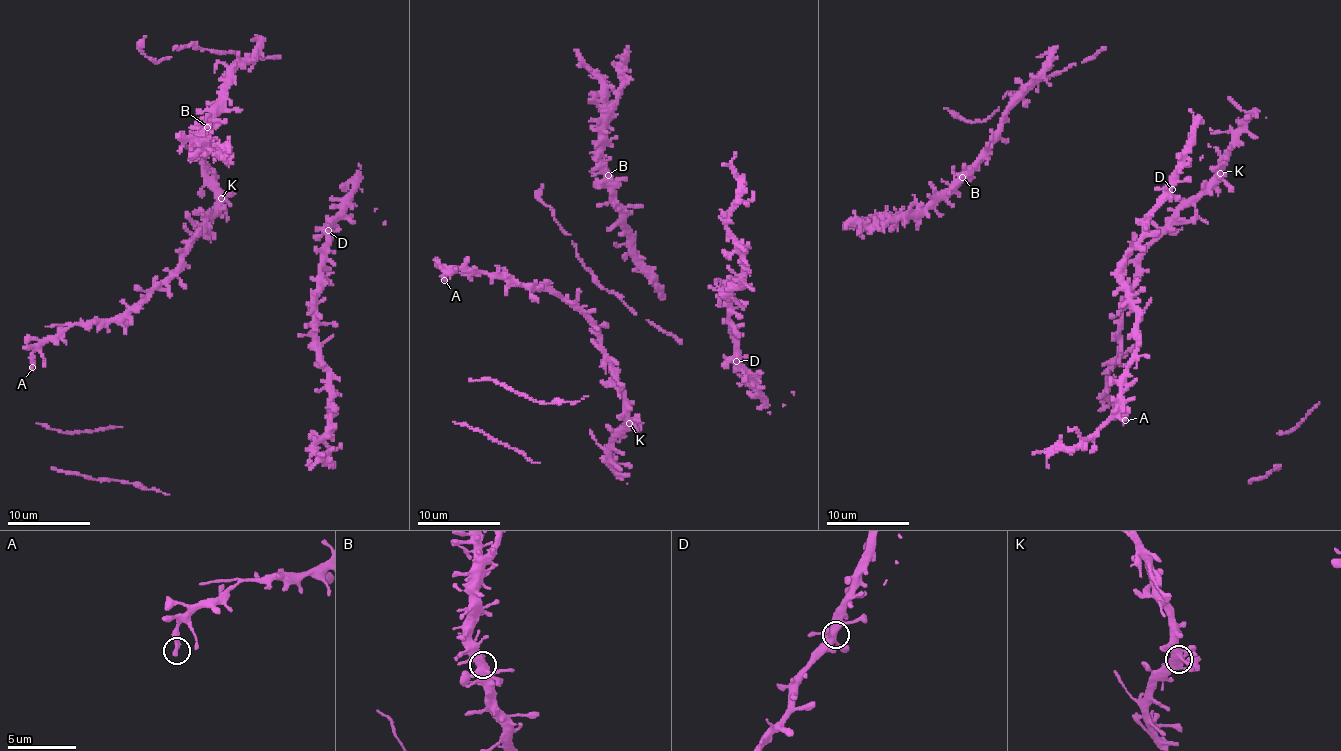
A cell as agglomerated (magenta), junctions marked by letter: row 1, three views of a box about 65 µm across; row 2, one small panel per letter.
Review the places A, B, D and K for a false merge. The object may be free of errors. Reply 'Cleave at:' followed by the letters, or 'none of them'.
Cleave at: none of them

